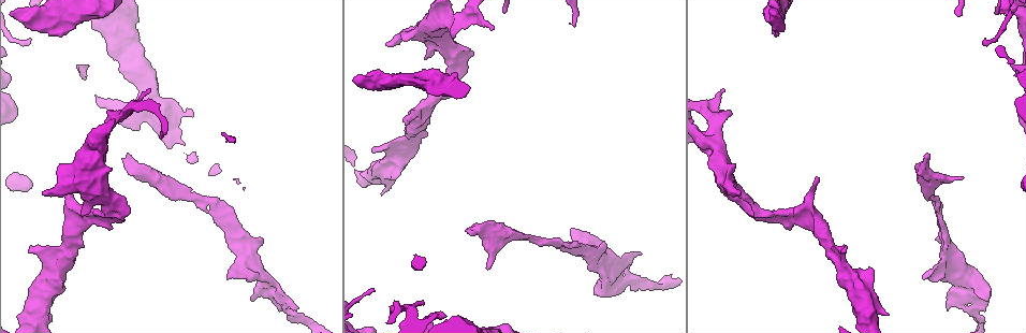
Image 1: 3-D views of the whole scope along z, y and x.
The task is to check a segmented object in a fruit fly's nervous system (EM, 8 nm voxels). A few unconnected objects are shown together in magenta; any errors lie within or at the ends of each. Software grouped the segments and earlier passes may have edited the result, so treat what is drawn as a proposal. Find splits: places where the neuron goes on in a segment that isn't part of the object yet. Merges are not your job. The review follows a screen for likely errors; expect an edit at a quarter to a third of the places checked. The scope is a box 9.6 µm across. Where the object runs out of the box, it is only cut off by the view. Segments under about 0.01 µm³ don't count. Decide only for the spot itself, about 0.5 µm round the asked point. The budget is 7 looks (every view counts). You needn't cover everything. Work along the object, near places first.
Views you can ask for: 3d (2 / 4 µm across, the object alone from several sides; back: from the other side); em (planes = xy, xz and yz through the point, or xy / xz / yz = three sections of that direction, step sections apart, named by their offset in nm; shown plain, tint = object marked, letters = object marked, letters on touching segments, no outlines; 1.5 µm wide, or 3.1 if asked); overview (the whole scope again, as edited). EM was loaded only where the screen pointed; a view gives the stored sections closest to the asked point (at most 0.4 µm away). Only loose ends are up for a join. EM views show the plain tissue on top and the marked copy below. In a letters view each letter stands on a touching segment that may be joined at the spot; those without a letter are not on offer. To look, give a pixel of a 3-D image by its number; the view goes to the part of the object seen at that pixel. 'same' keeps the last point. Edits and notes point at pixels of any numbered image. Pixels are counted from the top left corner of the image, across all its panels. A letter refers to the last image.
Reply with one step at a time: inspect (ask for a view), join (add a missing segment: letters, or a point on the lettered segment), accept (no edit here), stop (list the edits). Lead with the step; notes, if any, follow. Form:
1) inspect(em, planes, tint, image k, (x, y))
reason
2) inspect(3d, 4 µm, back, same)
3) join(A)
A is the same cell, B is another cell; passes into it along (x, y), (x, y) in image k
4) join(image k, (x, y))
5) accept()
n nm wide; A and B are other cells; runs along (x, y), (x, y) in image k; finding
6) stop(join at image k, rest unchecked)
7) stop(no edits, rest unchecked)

inspect(em, xy, step 4, letters, image 1, (66, 33))
free end

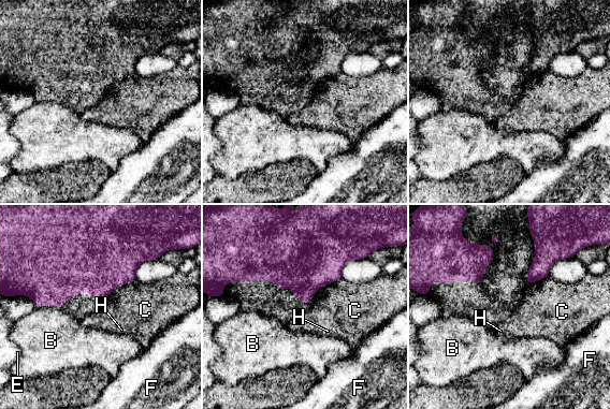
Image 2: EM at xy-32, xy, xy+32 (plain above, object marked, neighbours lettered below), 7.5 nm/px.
accept()
B, C, E, F and H are other cells; border along (342, 277), (321, 286), (309, 301) in image 2; no lettered segment goes on from it

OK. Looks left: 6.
inspect(em, xz, step 8, tint, image 1, (238, 225))
an open end

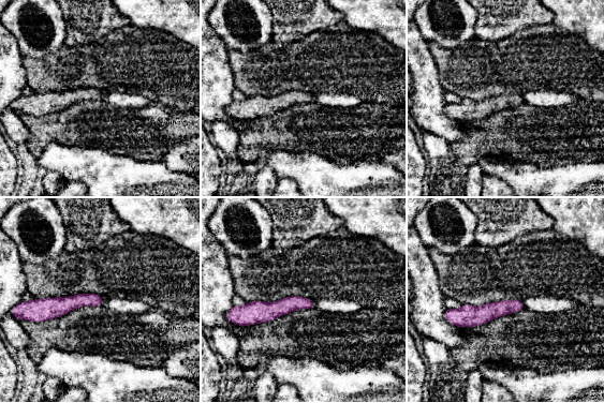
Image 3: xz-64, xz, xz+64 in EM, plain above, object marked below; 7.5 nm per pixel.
inspect(em, planes, tint, same)

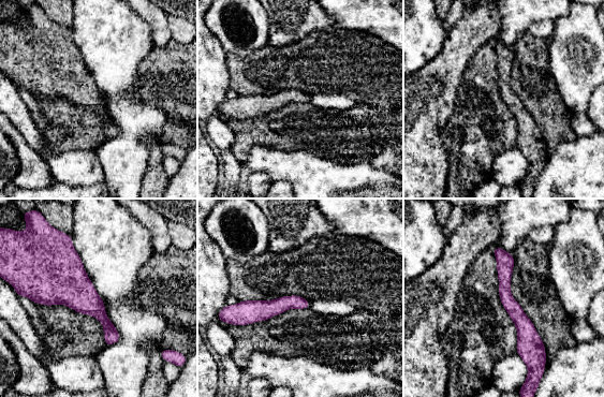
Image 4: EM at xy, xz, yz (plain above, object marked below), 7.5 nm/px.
inspect(em, planes, letters, same)
see the neighbours

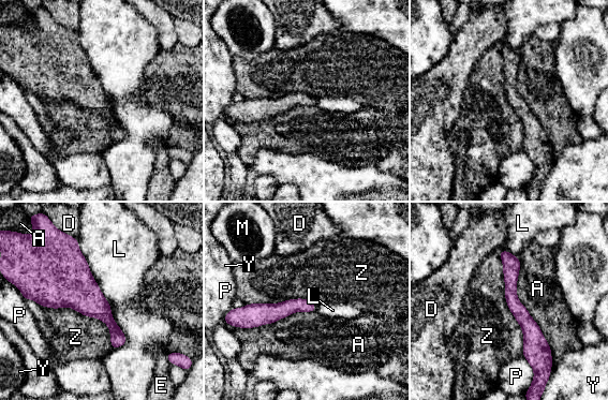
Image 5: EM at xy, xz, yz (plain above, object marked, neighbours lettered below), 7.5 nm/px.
accept()
A, D, E, L, M, P, Y and Z are other cells; border along (499, 252), (522, 354) in image 5; none of them fits

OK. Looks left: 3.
inspect(3d, 4 µm, image 1, (395, 143))
thick end

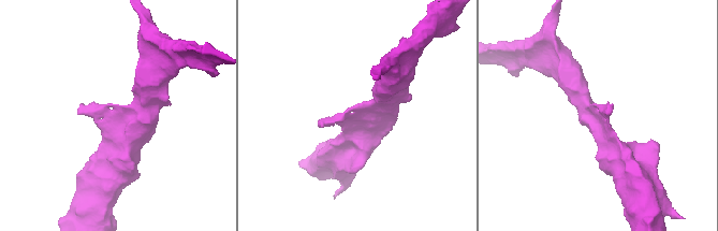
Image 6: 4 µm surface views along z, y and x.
inspect(em, planes, letters, image 6, (354, 111))
arms of 320, 360 nm

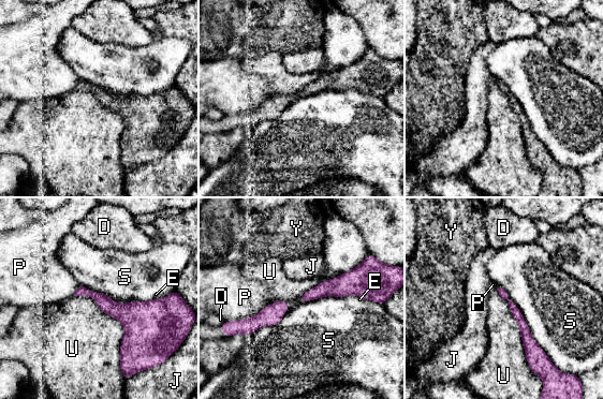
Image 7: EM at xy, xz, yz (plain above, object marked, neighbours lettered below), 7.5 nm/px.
accept()
D, E, J, P, S, U and Y are other cells; runs along (501, 291), (523, 324), (530, 360) in image 7; no lettered segment goes on from it

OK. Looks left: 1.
stop(no edits, rest unchecked)

